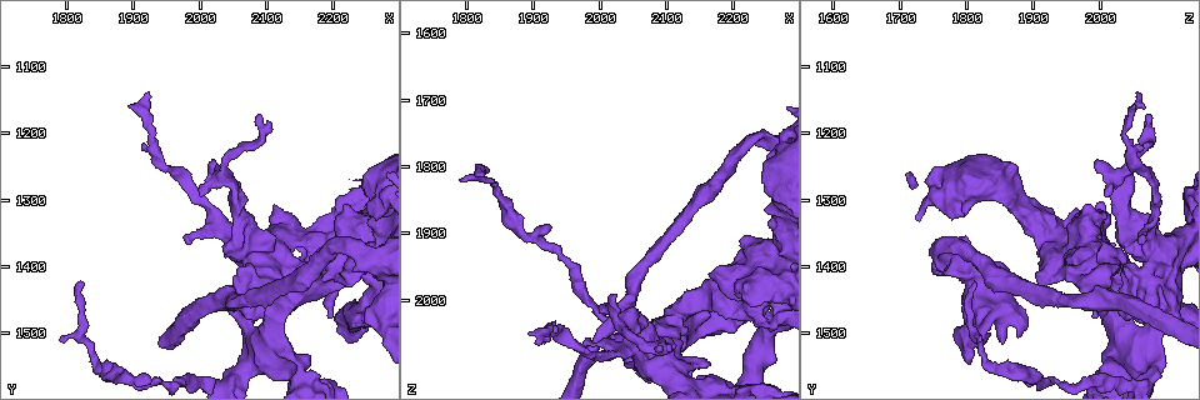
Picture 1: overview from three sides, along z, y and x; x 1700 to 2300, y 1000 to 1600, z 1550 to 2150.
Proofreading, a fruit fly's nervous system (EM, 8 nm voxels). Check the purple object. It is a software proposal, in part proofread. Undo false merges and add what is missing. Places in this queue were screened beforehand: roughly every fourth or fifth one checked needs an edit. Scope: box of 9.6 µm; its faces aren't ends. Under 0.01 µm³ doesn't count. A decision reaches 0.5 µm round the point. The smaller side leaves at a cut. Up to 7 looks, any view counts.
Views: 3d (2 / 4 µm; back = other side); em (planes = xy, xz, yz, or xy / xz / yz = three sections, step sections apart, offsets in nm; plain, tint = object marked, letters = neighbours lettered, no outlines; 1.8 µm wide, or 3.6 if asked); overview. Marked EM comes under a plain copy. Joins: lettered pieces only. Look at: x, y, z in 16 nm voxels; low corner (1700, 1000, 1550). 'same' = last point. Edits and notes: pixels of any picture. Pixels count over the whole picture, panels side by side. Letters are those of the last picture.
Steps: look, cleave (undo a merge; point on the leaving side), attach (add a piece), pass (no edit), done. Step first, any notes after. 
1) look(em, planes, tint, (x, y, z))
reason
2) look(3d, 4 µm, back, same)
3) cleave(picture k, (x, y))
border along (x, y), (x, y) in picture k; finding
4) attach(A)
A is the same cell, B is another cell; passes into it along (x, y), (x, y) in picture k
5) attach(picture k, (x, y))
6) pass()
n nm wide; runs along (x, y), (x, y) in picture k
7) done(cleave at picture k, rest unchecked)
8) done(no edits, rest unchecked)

look(em, planes, letters, (2110, 1470, 2025))
looks like a crossing

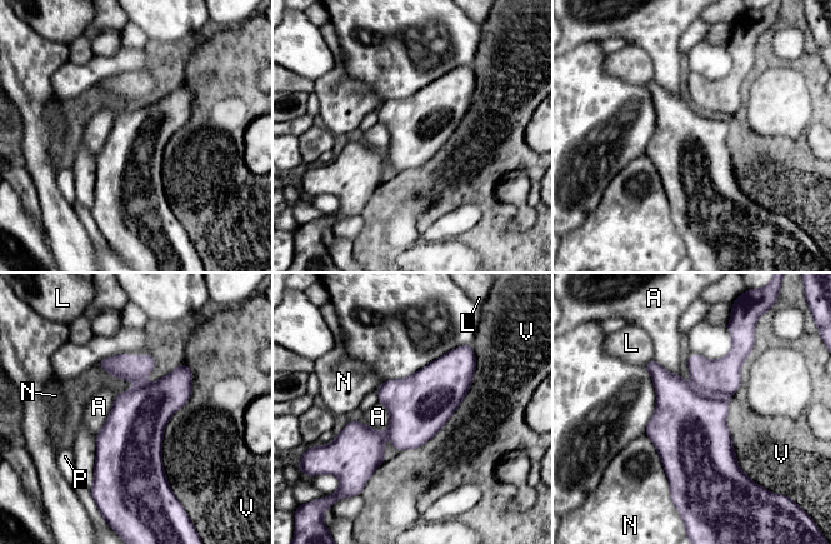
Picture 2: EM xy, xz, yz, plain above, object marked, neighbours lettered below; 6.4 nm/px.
pass()
A, L, N, P and V are other cells; border along (379, 400), (389, 413), (383, 433) in picture 2; continuous, no second neuron

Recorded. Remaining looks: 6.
look(3d, 4 µm, (2100, 1370, 2090))
narrows sharply

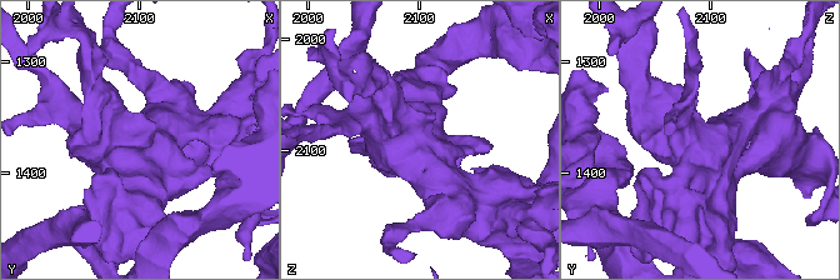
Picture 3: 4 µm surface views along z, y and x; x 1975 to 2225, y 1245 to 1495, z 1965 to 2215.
look(em, 3.6 µm, yz, step 16, tint, (2098, 1370, 2086))
shape alone is not enough

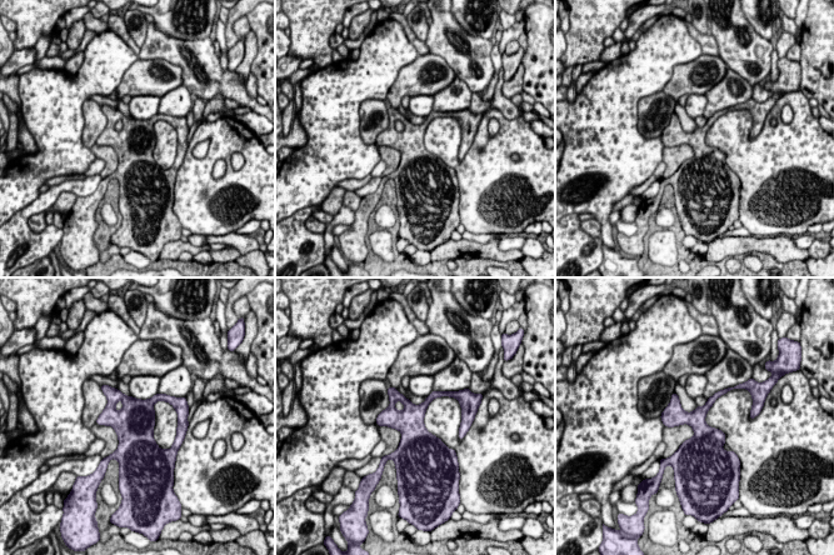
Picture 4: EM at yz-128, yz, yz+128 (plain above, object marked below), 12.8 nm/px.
look(em, 3.6 µm, planes, letters, same)

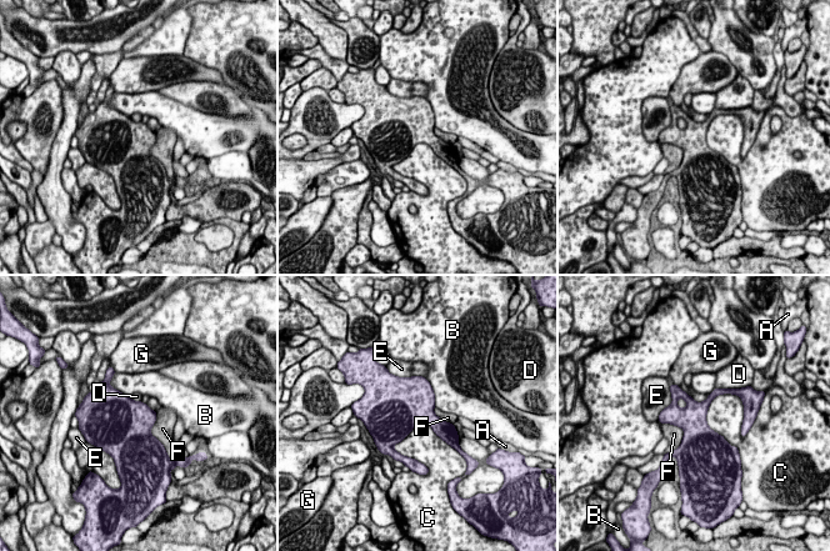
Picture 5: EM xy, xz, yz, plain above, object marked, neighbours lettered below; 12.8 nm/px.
pass()
A, B, C, D, E, F and G are other cells; one neuron here

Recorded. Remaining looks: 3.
look(em, xy, step 16, tint, (2255, 1325, 1790))
branch stops here

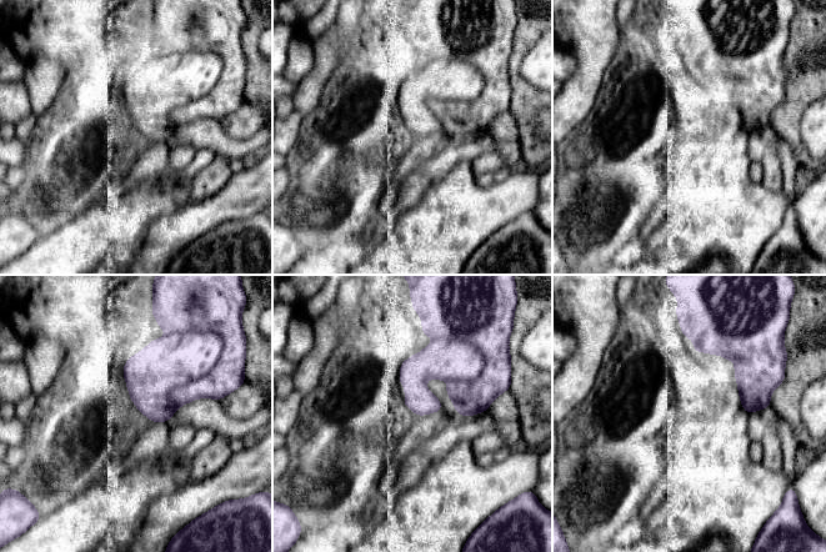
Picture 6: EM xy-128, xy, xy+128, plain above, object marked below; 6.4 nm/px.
look(em, planes, letters, same)
another direction

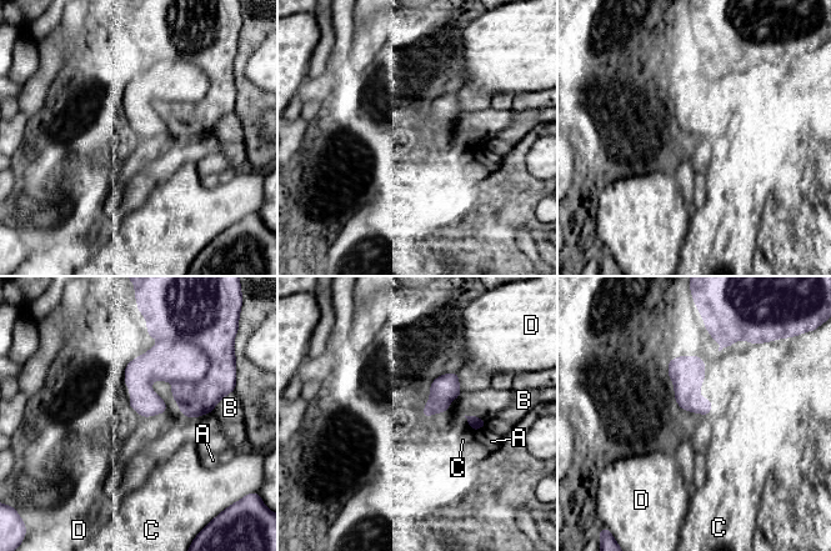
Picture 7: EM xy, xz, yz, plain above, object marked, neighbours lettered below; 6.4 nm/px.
cleave(picture 7, (173, 360))
A, B, C and D are other cells; a second neuron is stuck on

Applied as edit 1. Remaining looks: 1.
done(cleave at picture 7, rest unchecked)

